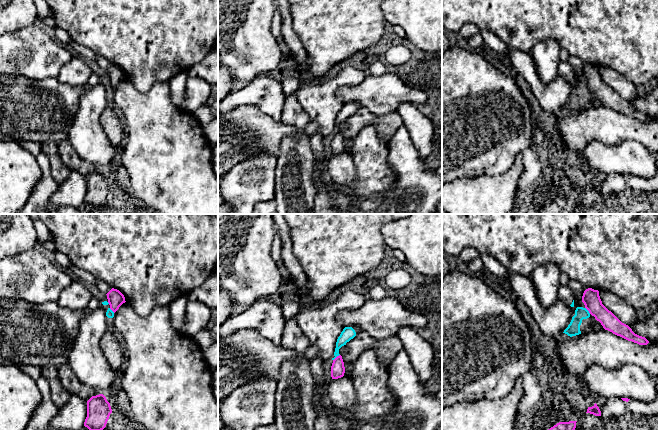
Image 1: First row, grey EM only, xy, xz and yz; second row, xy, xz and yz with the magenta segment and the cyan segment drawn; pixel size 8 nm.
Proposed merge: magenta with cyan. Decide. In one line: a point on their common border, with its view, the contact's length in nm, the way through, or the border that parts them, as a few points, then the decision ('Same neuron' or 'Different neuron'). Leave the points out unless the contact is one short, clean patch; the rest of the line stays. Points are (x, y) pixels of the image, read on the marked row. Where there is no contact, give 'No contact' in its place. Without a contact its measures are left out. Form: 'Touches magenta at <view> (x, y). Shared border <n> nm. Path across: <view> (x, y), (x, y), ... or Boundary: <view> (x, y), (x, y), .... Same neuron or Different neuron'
Touches magenta at xz (336, 357). Shared border 80 nm. Boundary: xz (339, 354), (333, 360). Different neuron

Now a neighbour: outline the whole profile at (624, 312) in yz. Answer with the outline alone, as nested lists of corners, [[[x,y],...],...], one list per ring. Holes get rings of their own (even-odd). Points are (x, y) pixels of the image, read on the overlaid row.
[[[599,290],[602,304],[611,311],[622,323],[630,326],[638,321],[636,309],[627,304],[616,294],[608,290]]]

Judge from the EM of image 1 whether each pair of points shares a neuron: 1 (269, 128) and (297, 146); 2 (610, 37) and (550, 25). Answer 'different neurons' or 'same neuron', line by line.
1: different neurons
2: same neuron

